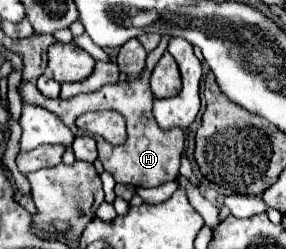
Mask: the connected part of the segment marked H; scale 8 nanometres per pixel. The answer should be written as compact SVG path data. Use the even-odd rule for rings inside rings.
M165 35L161 39L159 47L153 53L149 53L147 69L141 73L141 77L137 77L133 81L125 81L125 83L119 81L115 84L107 84L98 91L77 95L77 97L71 97L67 101L63 101L63 99L47 99L37 91L35 83L21 81L19 83L19 93L21 93L23 105L39 105L39 107L55 113L75 135L89 135L89 133L85 133L85 131L75 127L75 119L81 113L103 111L103 109L113 109L113 111L121 113L125 117L125 121L127 121L127 139L123 145L111 145L103 137L95 137L97 139L97 149L99 149L99 161L103 163L105 171L111 173L117 183L125 183L125 185L133 185L133 187L157 187L157 185L163 185L167 181L173 181L173 179L179 177L181 155L183 155L183 149L185 149L185 133L181 129L177 129L177 127L169 129L169 131L159 129L159 125L157 125L157 121L153 119L153 113L151 113L153 93L149 89L149 75L151 75L155 63L165 53L167 41L169 41L169 37Z

